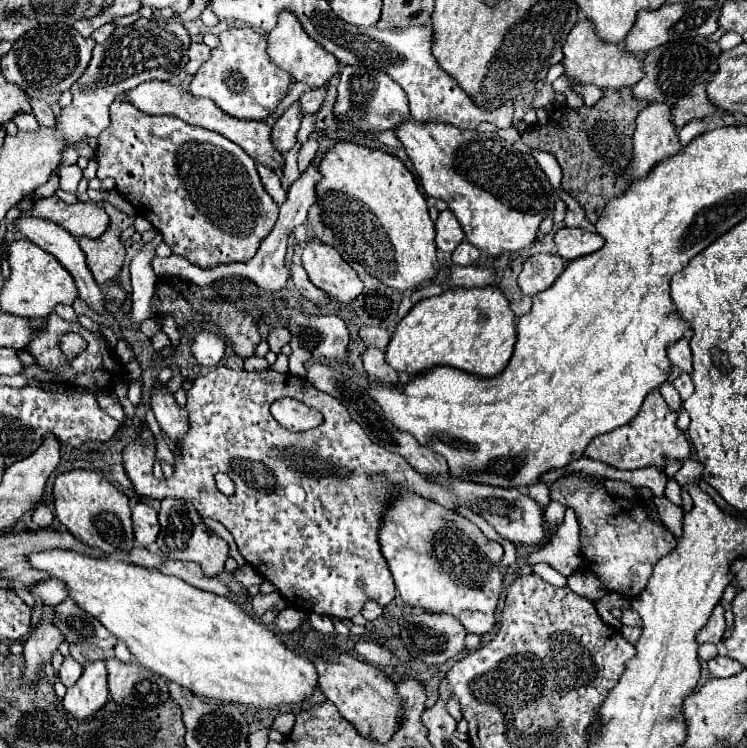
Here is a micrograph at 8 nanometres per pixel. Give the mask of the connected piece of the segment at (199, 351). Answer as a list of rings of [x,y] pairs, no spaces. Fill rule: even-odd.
[[[199,331],[193,339],[191,351],[193,351],[193,357],[197,359],[197,363],[201,367],[211,367],[223,359],[225,341],[211,331]]]

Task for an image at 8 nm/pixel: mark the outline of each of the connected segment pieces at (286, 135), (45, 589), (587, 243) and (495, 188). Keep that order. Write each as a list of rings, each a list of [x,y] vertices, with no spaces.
[[[295,101],[275,123],[273,127],[273,145],[277,145],[277,149],[281,149],[281,153],[285,155],[293,145],[295,145],[295,135],[299,131],[303,119],[303,109],[301,103]]]
[[[49,579],[43,581],[41,585],[35,587],[27,587],[35,597],[41,597],[45,605],[59,605],[61,601],[65,601],[69,597],[69,589],[63,581],[59,579]]]
[[[561,227],[555,233],[555,245],[557,253],[563,261],[573,261],[577,257],[595,253],[603,247],[603,237],[599,233],[591,233],[585,229],[573,229],[573,227]]]
[[[407,121],[395,133],[407,151],[425,193],[429,197],[447,201],[449,209],[459,219],[469,243],[493,259],[501,257],[503,253],[521,253],[535,243],[539,223],[553,213],[555,195],[547,175],[529,153],[521,153],[513,143],[497,137],[495,133],[463,131],[445,123]]]

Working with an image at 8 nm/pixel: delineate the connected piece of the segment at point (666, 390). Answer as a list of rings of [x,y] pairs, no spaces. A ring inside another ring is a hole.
[[[663,383],[663,385],[659,387],[659,393],[663,395],[663,399],[667,401],[667,405],[669,405],[675,413],[681,411],[681,399],[679,399],[679,393],[671,387],[671,383]]]

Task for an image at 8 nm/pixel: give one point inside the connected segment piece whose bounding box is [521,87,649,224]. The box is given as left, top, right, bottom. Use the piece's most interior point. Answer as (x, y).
(593, 145)

